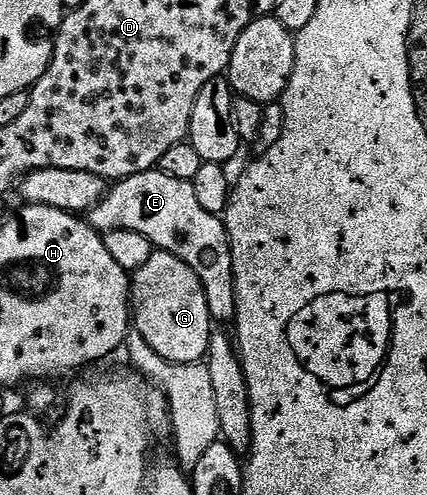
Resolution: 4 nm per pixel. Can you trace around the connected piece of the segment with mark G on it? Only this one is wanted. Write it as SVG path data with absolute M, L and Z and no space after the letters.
M159 249L143 268L132 271L131 322L159 356L175 364L201 362L215 329L199 276L179 256Z

